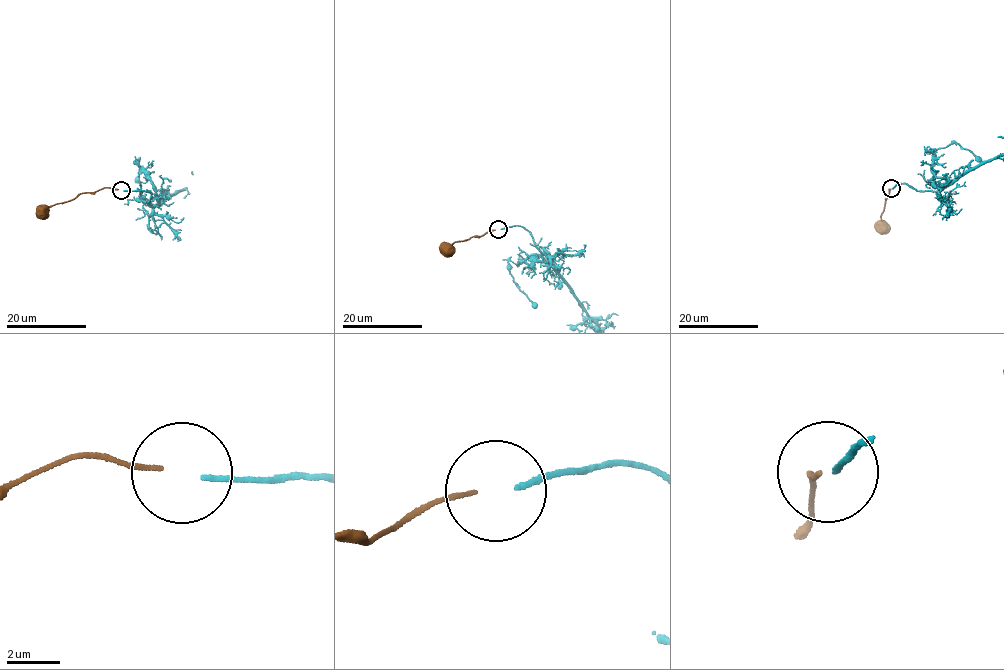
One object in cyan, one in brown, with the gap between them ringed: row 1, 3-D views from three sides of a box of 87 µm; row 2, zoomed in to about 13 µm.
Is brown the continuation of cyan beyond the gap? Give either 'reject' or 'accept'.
reject

